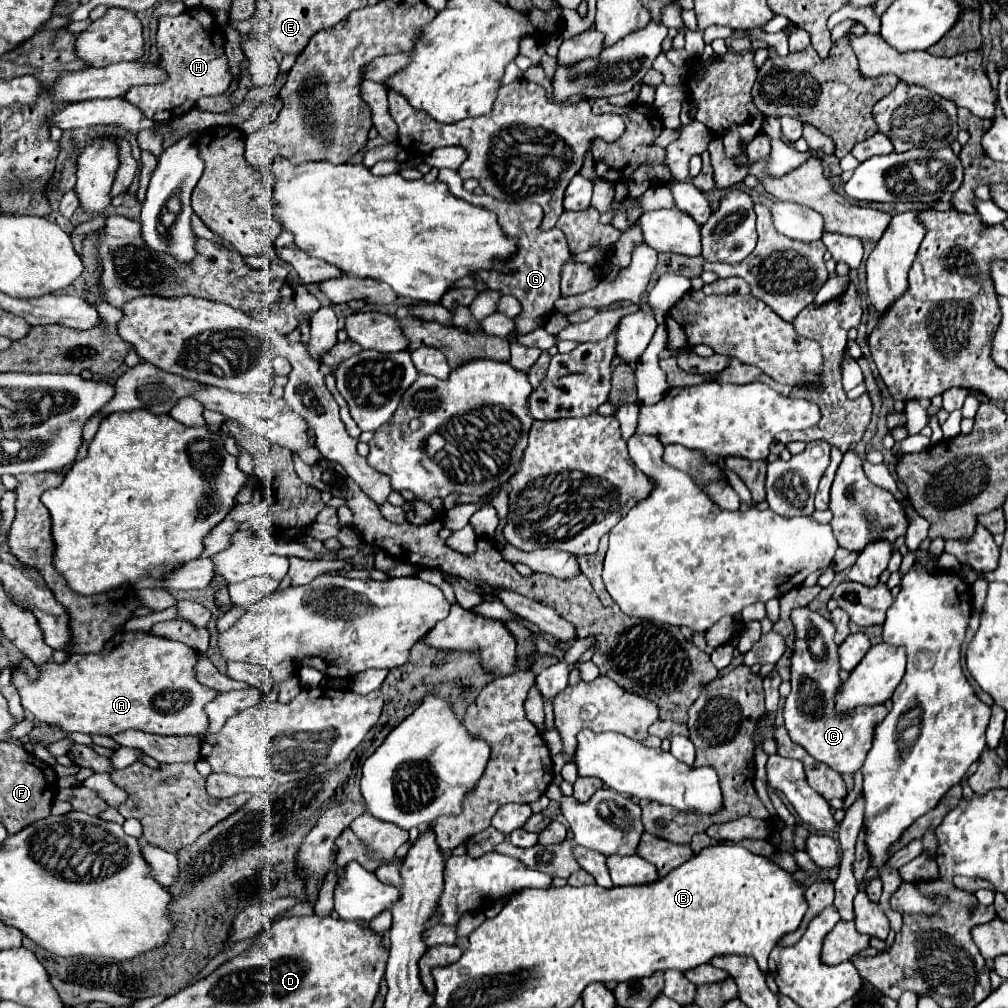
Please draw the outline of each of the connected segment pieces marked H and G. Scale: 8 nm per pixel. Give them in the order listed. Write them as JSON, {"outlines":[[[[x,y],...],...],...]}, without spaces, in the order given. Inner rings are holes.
{"outlines":[[[[205,8],[187,10],[175,18],[171,16],[159,18],[159,30],[157,30],[157,48],[161,54],[159,62],[169,72],[169,78],[159,86],[131,88],[131,92],[127,92],[125,98],[131,104],[139,106],[147,118],[157,122],[167,122],[195,108],[201,96],[217,96],[227,92],[233,76],[229,74],[229,66],[227,66],[225,38],[215,36],[215,30],[217,30],[217,22],[213,14],[209,14]]],[[[449,168],[439,170],[437,178],[449,186],[449,192],[453,196],[467,200],[473,206],[481,206],[481,208],[495,212],[499,216],[499,224],[503,226],[505,234],[519,240],[519,252],[509,262],[515,268],[515,274],[501,274],[501,272],[493,270],[493,272],[479,272],[479,276],[485,280],[485,284],[491,290],[499,290],[501,294],[511,294],[521,302],[523,312],[515,318],[517,334],[527,334],[527,332],[535,330],[537,318],[545,318],[545,316],[553,314],[553,304],[561,296],[561,292],[559,292],[561,270],[563,270],[563,264],[567,264],[567,260],[571,258],[571,252],[567,248],[567,240],[565,240],[563,232],[559,228],[551,228],[551,230],[539,228],[541,220],[543,220],[543,208],[539,208],[539,204],[535,204],[535,202],[513,204],[513,202],[495,200],[493,196],[487,196],[487,194],[467,192],[463,188],[463,180],[459,178],[459,174]]]]}

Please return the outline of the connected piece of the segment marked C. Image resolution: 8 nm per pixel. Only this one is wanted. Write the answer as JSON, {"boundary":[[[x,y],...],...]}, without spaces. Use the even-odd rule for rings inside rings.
{"boundary":[[[797,608],[791,614],[791,622],[795,624],[797,630],[797,640],[795,640],[795,652],[791,658],[791,694],[785,700],[783,708],[783,718],[785,718],[785,728],[789,730],[789,736],[793,742],[803,746],[817,762],[827,764],[839,774],[855,774],[863,762],[867,752],[871,750],[873,744],[873,732],[875,724],[887,716],[885,704],[877,704],[871,708],[855,708],[851,716],[835,716],[835,692],[839,690],[841,678],[839,678],[839,654],[837,654],[837,644],[833,640],[835,636],[835,626],[819,616],[817,612],[811,612],[809,608]],[[813,636],[823,636],[825,646],[827,646],[827,656],[823,660],[815,660],[813,654],[809,652],[807,640]]]}

